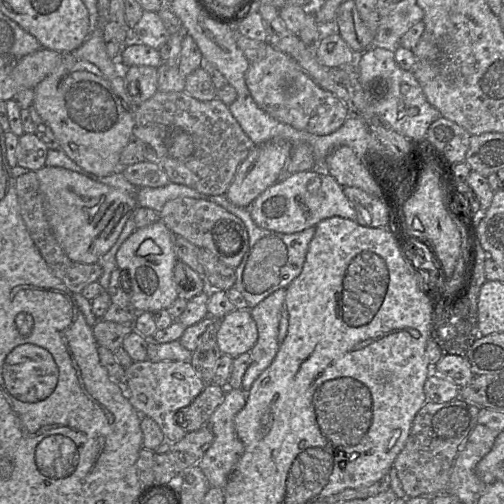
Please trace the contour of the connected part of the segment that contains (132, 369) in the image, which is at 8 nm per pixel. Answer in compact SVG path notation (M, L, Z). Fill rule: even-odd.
M150 360L134 362L125 369L124 389L132 406L152 418L164 434L165 441L176 443L188 432L176 422L176 412L188 406L207 383L199 376L189 361Z

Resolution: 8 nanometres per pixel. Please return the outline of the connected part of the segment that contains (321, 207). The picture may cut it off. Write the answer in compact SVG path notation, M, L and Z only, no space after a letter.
M314 168L284 177L258 196L249 209L259 227L284 234L315 227L333 216L356 221L356 212L345 196L343 187L324 168Z

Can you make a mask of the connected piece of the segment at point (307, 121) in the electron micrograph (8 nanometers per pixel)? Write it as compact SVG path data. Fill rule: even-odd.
M271 45L263 59L250 63L245 80L261 109L297 130L328 135L339 129L349 116L349 110L340 98L317 85L294 58Z

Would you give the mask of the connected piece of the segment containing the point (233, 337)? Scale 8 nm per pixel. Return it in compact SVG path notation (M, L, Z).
M235 309L218 322L216 341L222 355L235 358L250 352L258 338L255 320L249 309Z

